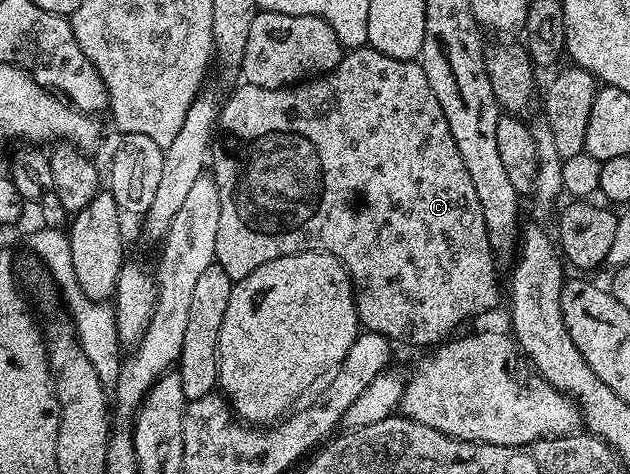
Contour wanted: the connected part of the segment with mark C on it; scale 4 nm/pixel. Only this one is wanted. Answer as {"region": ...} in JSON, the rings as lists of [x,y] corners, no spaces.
{"region":[[[366,45],[348,49],[337,68],[333,68],[328,74],[320,74],[296,85],[285,86],[282,90],[270,90],[243,82],[228,100],[226,98],[222,103],[217,130],[217,142],[218,145],[219,142],[223,145],[223,150],[216,149],[213,154],[213,177],[221,200],[215,260],[217,265],[225,268],[225,272],[229,272],[232,280],[249,276],[249,272],[261,268],[261,264],[277,260],[281,256],[300,254],[306,250],[320,250],[332,254],[342,262],[351,277],[360,327],[383,334],[392,340],[400,338],[403,342],[416,342],[419,346],[434,347],[442,343],[448,336],[456,333],[454,330],[466,318],[475,318],[498,304],[499,278],[495,275],[497,255],[492,250],[487,235],[481,200],[477,200],[477,188],[473,188],[473,180],[469,180],[465,160],[461,160],[461,152],[457,152],[453,132],[449,132],[449,120],[445,120],[445,112],[441,112],[441,104],[437,104],[437,96],[433,96],[433,88],[429,88],[429,76],[425,76],[418,61],[397,60]]]}

